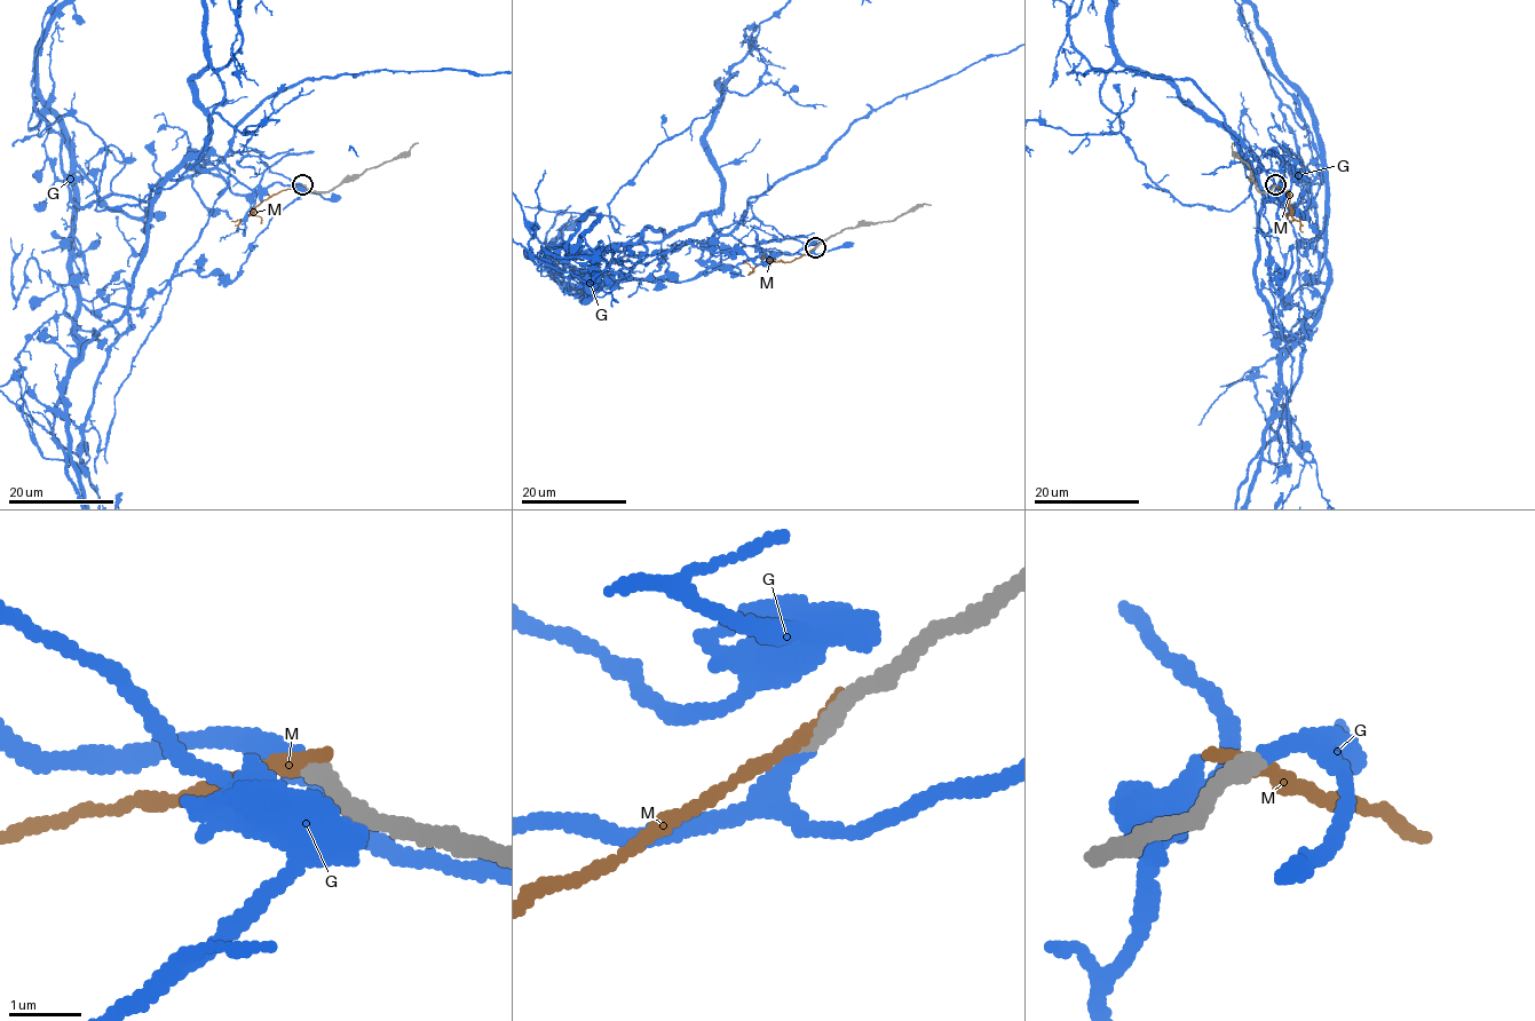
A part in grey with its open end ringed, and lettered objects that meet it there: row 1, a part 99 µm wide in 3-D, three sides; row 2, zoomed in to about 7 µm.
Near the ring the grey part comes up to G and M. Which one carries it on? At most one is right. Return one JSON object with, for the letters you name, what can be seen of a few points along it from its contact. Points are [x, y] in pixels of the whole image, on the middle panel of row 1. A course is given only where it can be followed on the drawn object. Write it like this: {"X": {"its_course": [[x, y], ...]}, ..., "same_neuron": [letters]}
{"G": {"its_course": [[815, 247], [773, 254], [711, 220], [721, 176], [704, 136], [718, 85], [738, 126], [784, 121], [702, 128]]}, "same_neuron": ["G"]}

